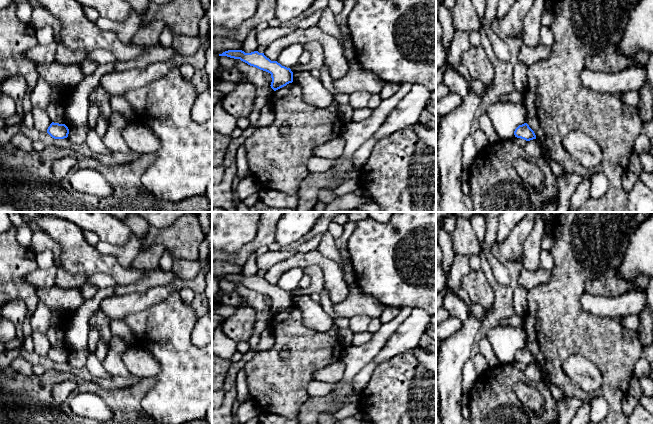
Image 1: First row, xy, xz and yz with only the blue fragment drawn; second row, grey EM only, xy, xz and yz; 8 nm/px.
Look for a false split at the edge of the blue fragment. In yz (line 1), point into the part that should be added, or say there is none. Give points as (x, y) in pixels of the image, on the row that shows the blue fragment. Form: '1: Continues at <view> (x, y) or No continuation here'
1: No continuation here

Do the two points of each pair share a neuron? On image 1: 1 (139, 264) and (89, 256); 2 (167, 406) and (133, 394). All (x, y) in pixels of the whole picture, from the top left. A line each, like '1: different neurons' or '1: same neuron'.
1: different neurons
2: different neurons

